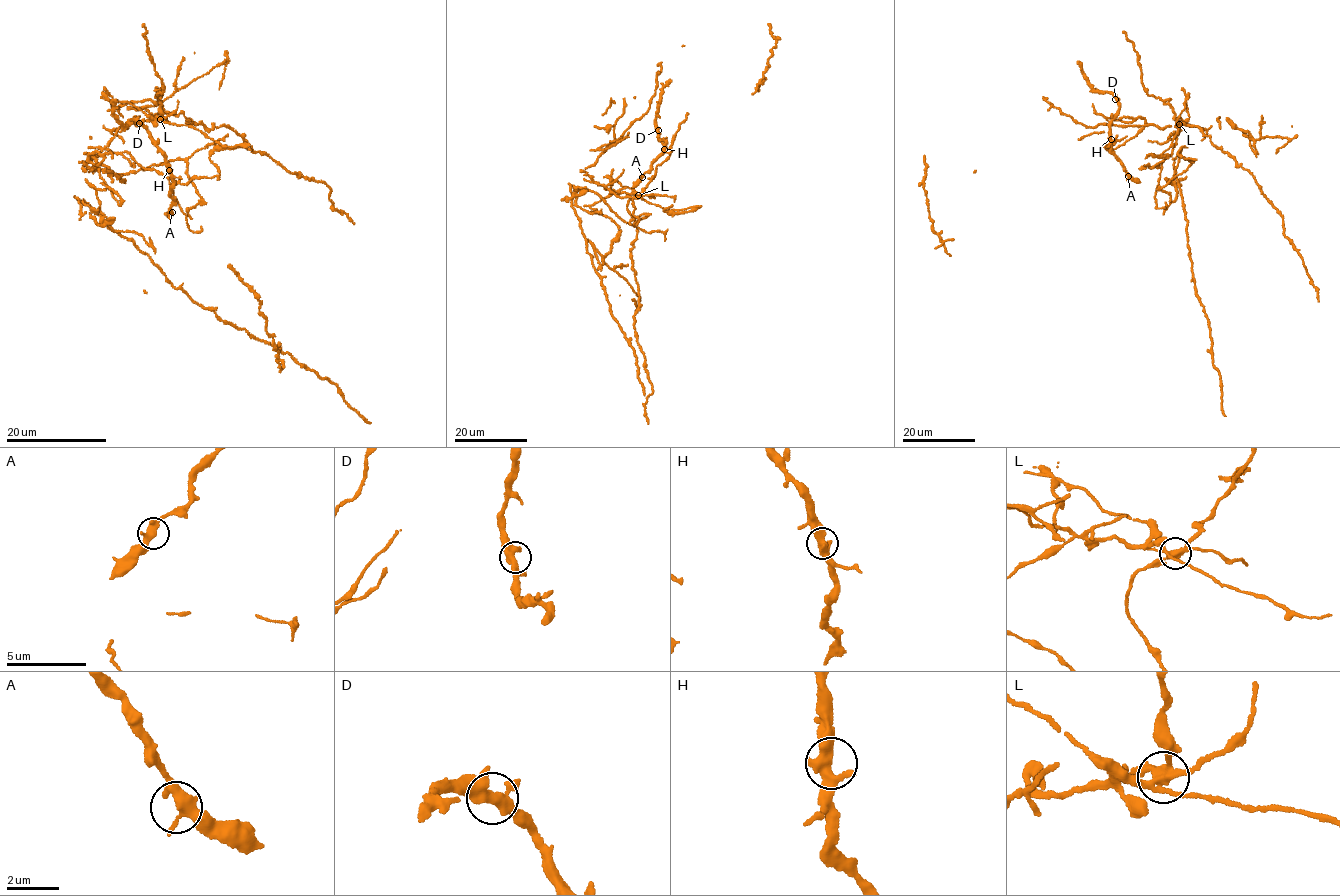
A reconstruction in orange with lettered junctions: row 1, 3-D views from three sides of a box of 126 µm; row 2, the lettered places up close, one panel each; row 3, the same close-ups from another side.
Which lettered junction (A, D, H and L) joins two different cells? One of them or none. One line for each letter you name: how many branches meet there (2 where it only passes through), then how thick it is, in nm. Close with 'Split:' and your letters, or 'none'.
L: 5 | 320 nm
Split: L

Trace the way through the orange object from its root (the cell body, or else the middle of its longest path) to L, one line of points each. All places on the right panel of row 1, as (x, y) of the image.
L: (1167, 158), (1172, 153), (1176, 136), (1186, 122), (1179, 124)

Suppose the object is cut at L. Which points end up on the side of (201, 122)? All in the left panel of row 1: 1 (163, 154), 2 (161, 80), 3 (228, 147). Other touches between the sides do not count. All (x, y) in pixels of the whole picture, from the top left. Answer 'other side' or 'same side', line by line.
1: same side
2: same side
3: other side

